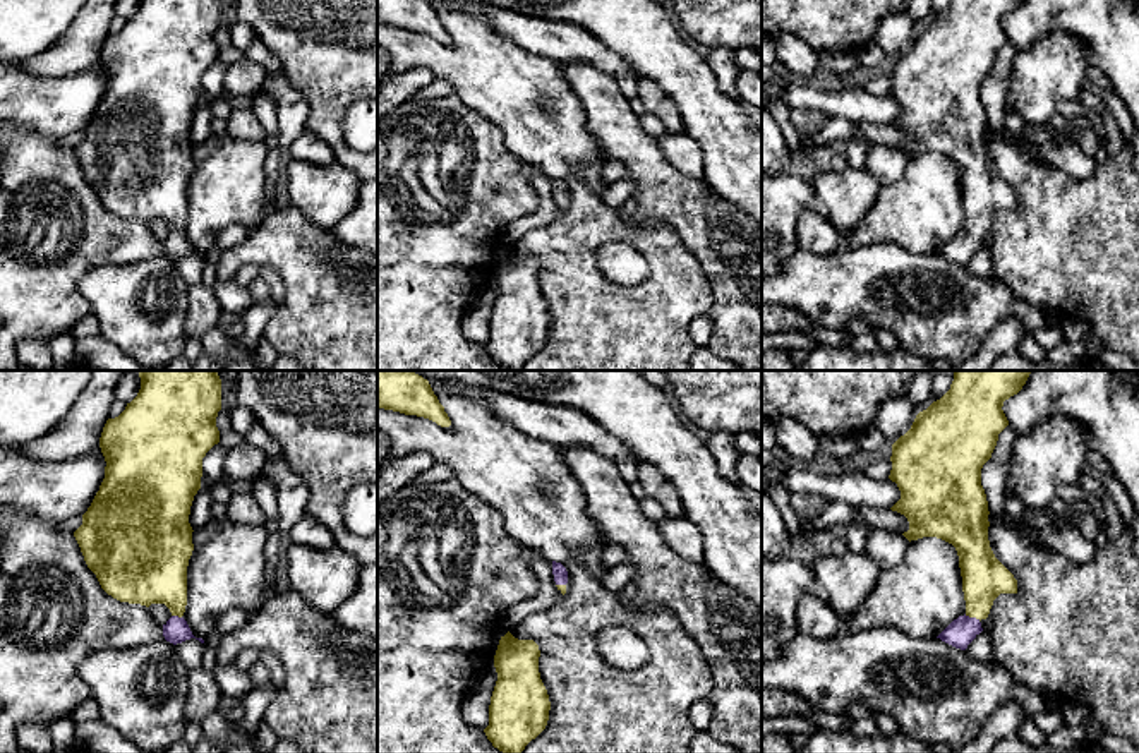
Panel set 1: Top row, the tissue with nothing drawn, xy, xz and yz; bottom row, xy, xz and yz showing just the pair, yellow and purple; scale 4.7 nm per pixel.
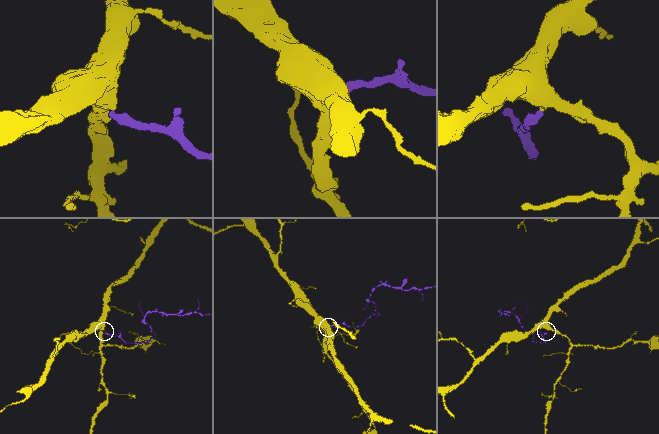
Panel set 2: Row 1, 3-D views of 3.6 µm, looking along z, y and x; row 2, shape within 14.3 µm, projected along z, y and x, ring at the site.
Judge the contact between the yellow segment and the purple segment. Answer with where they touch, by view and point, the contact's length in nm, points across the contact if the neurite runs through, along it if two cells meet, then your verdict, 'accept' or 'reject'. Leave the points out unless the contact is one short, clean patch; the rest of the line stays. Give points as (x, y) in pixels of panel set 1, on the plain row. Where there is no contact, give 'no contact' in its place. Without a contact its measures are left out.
contact yz (973, 232); length 80 nm; way yz (983, 192), (973, 232), (961, 247); accept

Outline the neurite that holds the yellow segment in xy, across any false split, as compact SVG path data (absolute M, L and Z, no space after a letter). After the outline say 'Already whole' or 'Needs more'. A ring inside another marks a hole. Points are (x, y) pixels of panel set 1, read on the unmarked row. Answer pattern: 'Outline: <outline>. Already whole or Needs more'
Outline: M141 0L125 26L103 43L99 63L106 77L105 94L74 148L87 184L108 211L120 218L146 223L165 220L170 225L163 252L173 261L196 254L182 233L194 166L189 130L201 105L202 74L220 58L220 26L221 0Z. Needs more

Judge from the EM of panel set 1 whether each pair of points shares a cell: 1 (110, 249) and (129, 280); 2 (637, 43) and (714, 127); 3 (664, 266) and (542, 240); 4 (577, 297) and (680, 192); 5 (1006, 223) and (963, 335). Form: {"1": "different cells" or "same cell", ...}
{"1": "different cells", "2": "same cell", "3": "same cell", "4": "different cells", "5": "different cells"}

